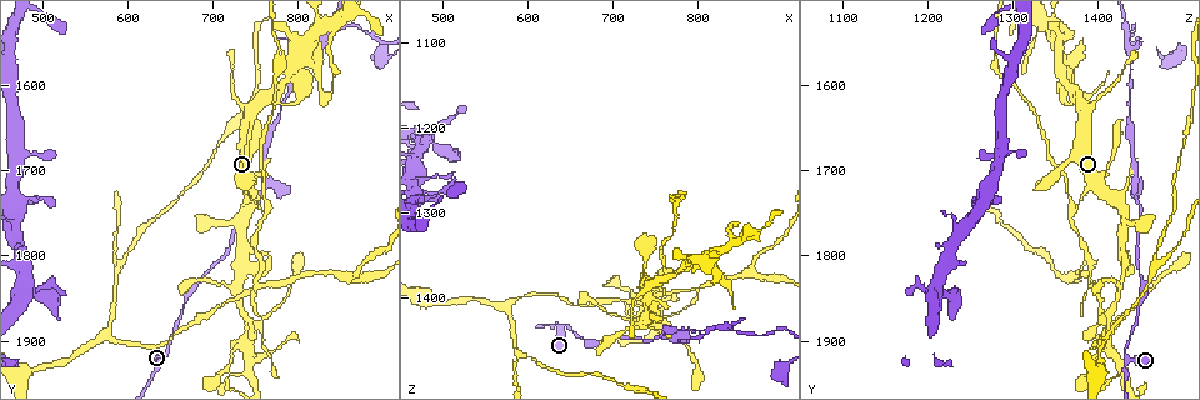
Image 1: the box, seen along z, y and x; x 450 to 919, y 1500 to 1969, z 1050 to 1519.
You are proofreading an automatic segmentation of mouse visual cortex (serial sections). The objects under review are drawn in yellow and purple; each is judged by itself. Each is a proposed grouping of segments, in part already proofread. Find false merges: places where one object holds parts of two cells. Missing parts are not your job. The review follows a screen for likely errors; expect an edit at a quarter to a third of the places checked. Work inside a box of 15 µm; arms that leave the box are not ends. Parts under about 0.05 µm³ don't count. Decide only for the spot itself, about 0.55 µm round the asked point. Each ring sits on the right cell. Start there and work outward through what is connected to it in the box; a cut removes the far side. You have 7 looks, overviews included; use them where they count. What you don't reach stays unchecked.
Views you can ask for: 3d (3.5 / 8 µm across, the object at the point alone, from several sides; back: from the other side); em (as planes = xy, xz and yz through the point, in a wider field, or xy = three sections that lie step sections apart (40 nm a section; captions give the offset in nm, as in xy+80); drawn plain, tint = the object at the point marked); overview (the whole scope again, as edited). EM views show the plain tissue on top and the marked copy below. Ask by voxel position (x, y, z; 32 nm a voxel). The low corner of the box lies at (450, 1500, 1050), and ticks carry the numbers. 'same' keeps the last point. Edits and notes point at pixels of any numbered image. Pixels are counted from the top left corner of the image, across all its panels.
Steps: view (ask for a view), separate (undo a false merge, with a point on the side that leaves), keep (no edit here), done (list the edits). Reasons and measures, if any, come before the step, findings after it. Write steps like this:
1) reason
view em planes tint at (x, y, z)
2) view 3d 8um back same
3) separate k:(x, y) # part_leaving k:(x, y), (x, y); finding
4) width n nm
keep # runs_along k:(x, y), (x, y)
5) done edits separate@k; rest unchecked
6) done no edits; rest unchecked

sharp bend
view 3d 3.5um at (760, 1720, 1440)

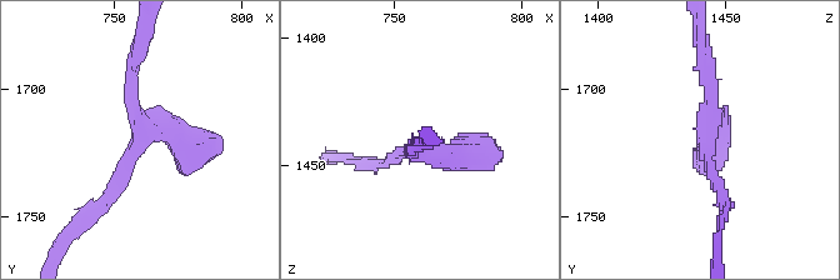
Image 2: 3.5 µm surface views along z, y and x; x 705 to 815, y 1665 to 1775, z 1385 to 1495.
arms 3; arm_widths 150, 200, 350 nm; need the tissue
view em xy step 2 tint at (760, 1718, 1443)

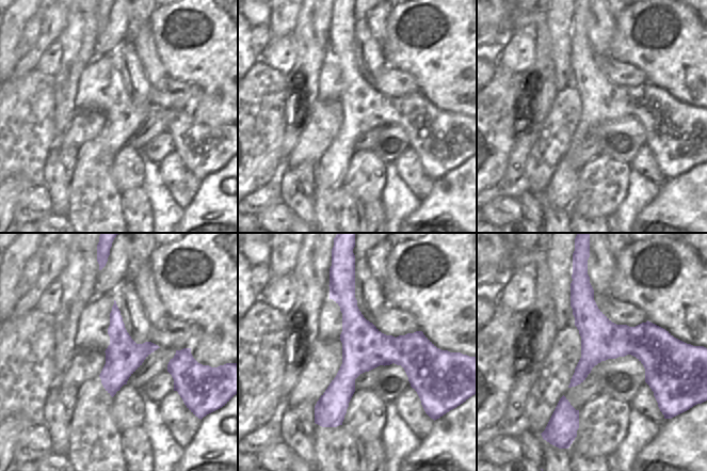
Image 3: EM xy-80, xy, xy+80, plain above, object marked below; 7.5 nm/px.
view em planes tint same

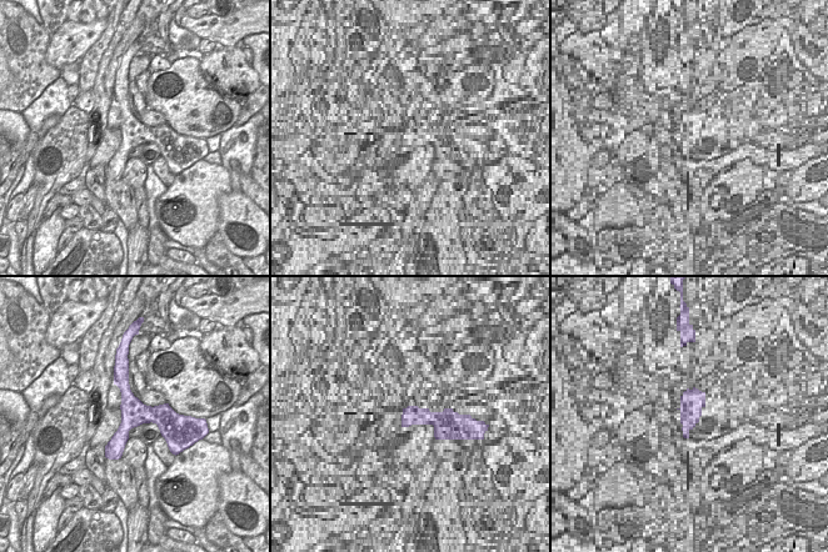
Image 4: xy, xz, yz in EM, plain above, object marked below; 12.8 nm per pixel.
width 340 nm
keep # runs_along 2:(100, 208), (139, 139), (135, 54); all the same cell

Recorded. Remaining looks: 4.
view 3d 3.5um at (745, 1880, 1410)

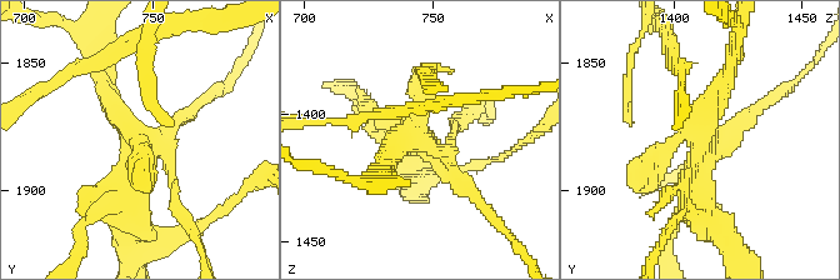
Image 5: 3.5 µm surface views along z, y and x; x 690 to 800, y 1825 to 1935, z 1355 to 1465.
view em planes tint at (744, 1879, 1411)

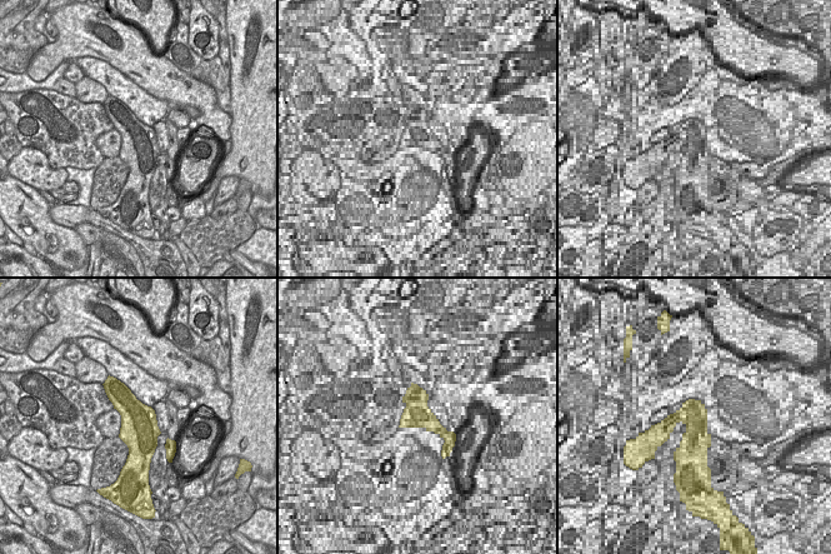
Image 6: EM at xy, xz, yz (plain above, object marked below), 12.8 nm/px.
keep # runs_along 5:(100, 71), (139, 136), (131, 216); all the same cell

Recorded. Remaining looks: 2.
done no edits; rest unchecked

